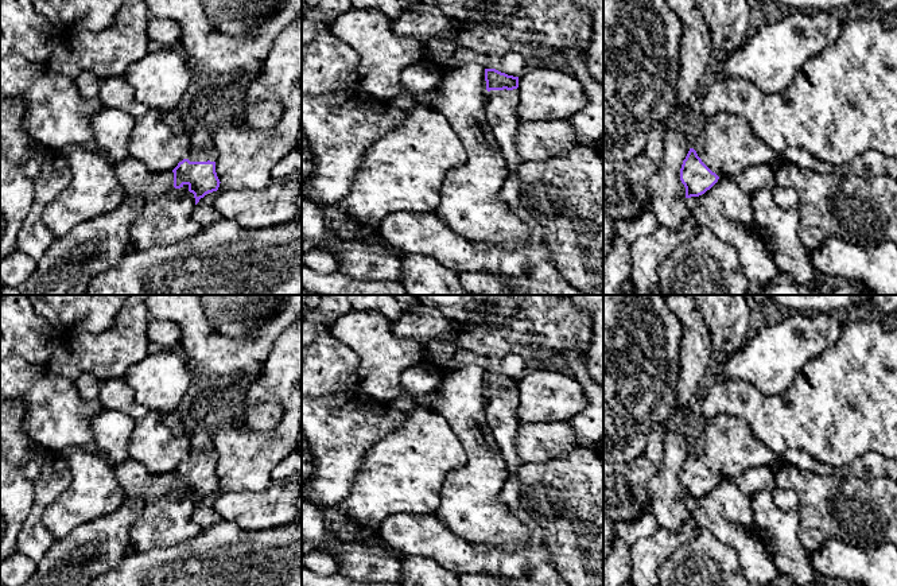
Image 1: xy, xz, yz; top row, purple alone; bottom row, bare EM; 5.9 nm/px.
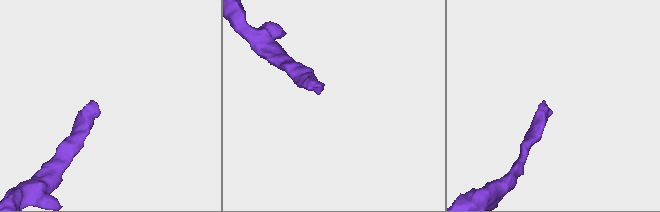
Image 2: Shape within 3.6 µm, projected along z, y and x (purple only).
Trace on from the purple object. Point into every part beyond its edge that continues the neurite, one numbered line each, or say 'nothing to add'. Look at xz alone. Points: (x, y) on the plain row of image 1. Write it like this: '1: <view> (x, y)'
1: xz (412, 535)

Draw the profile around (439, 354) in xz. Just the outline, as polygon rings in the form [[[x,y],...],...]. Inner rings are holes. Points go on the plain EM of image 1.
[[[431,341],[424,349],[424,361],[436,366],[440,372],[450,373],[459,366],[451,362],[451,357],[455,354],[457,344]]]

